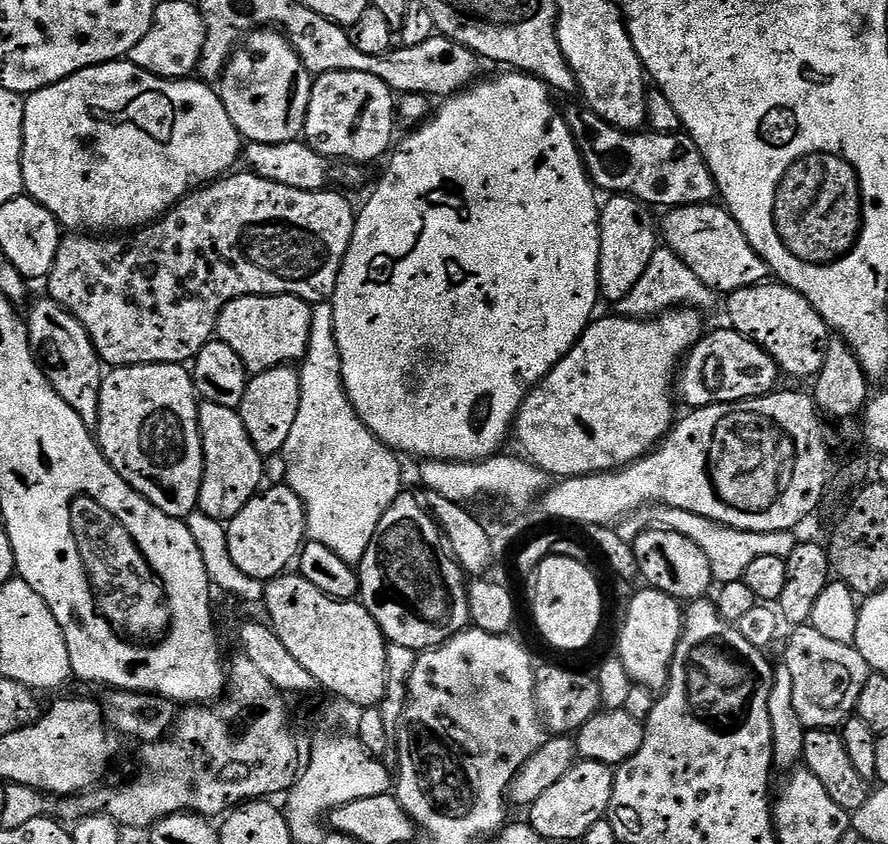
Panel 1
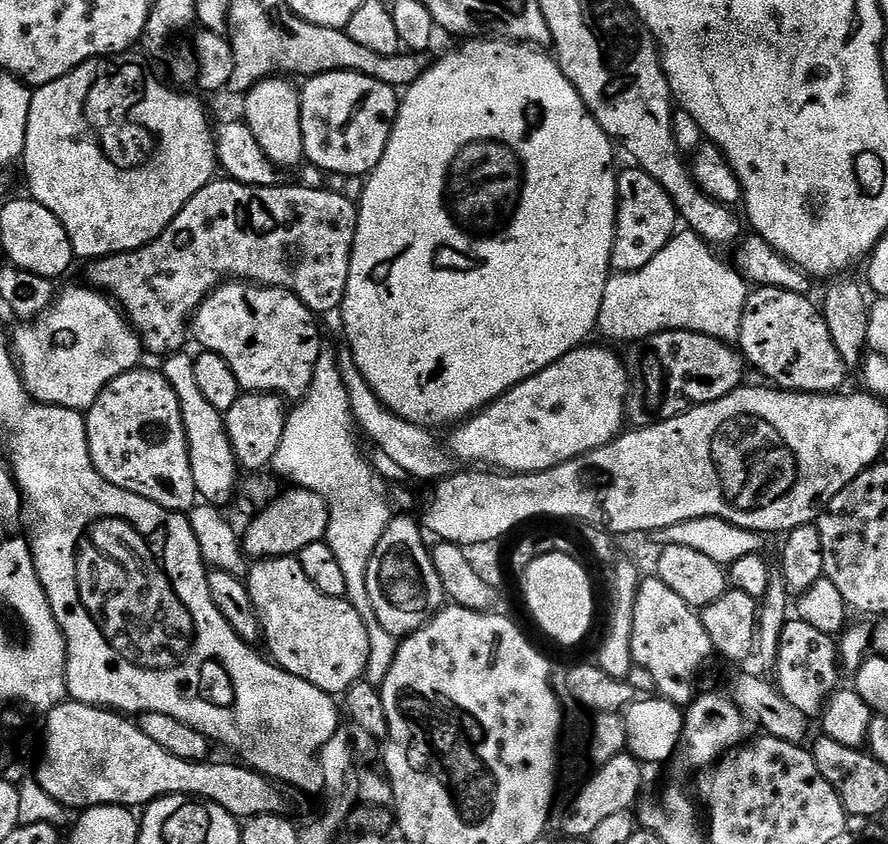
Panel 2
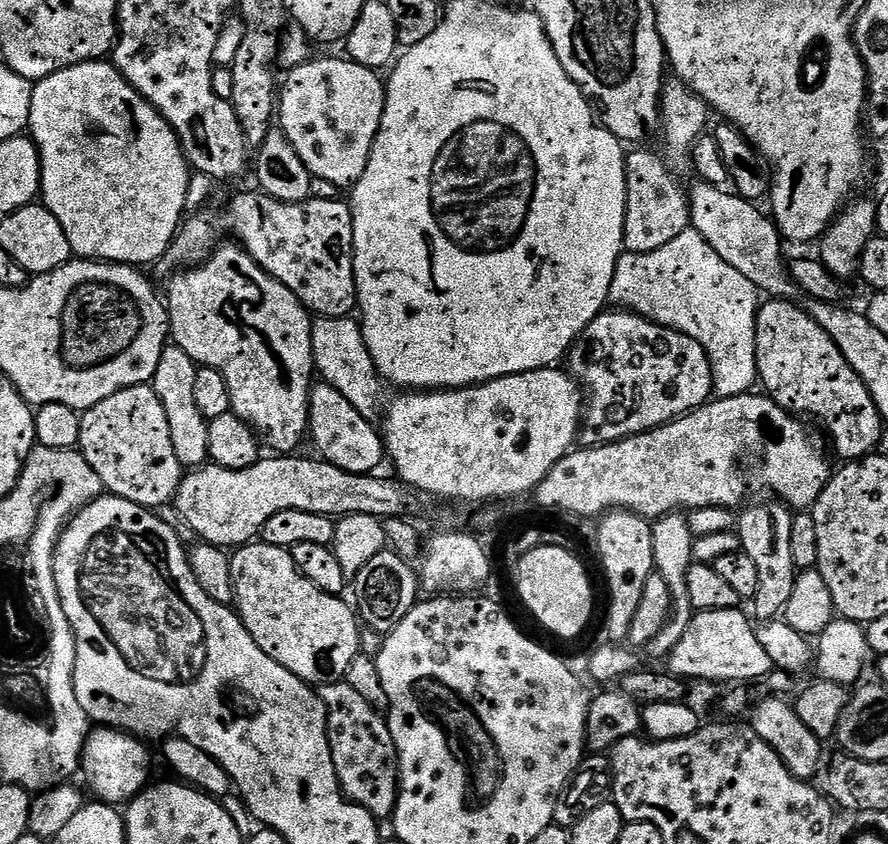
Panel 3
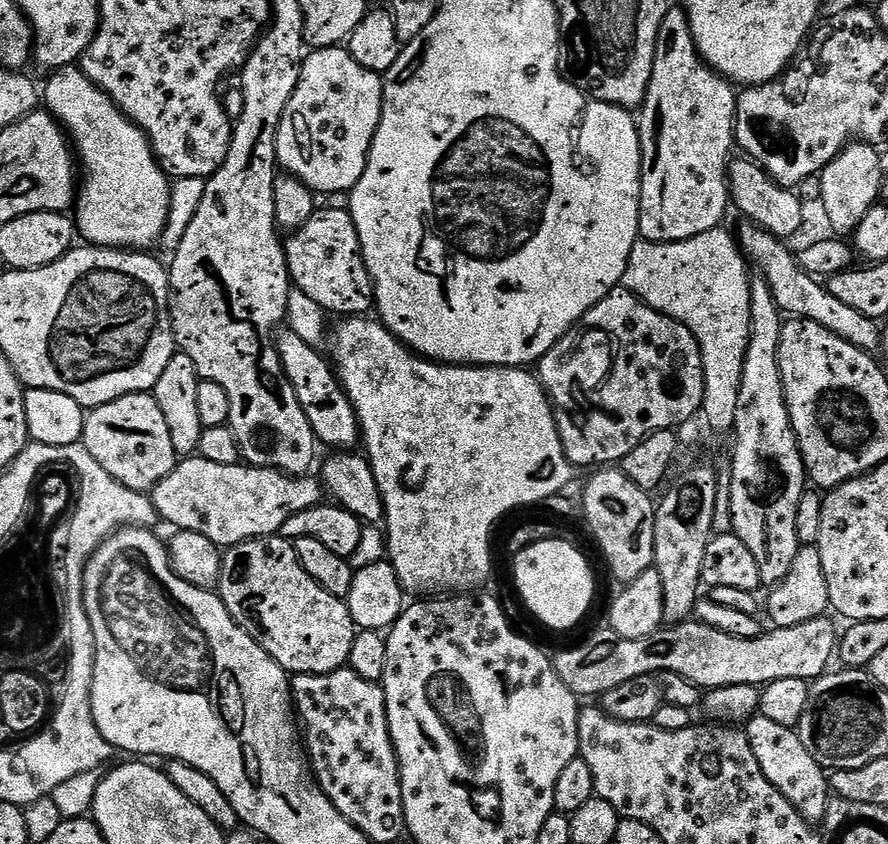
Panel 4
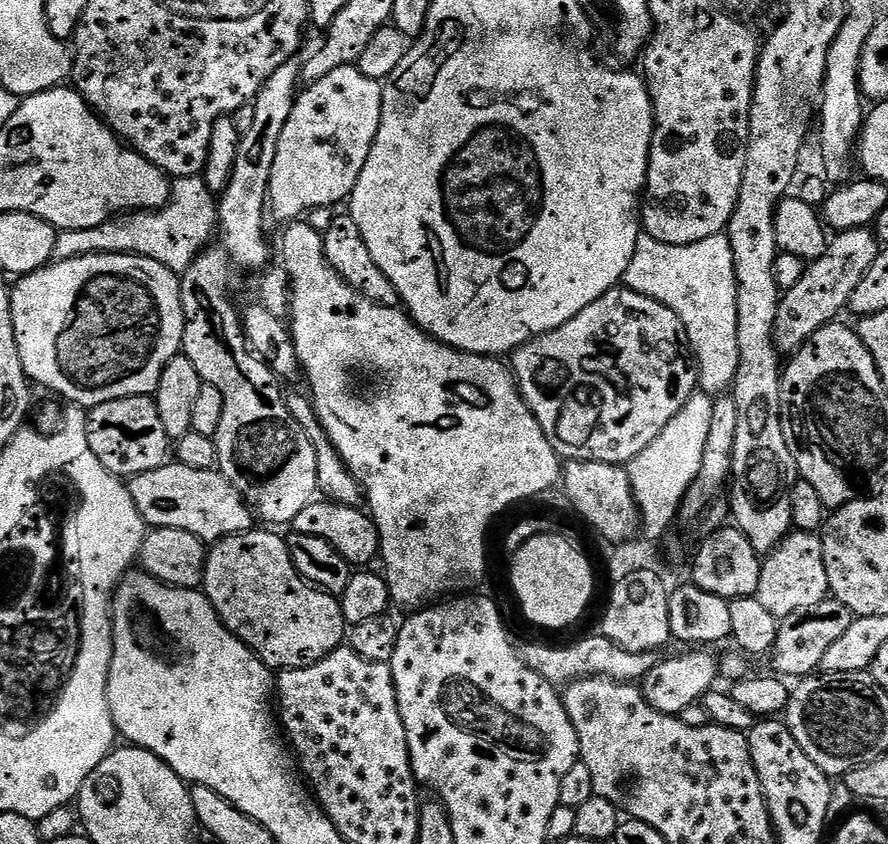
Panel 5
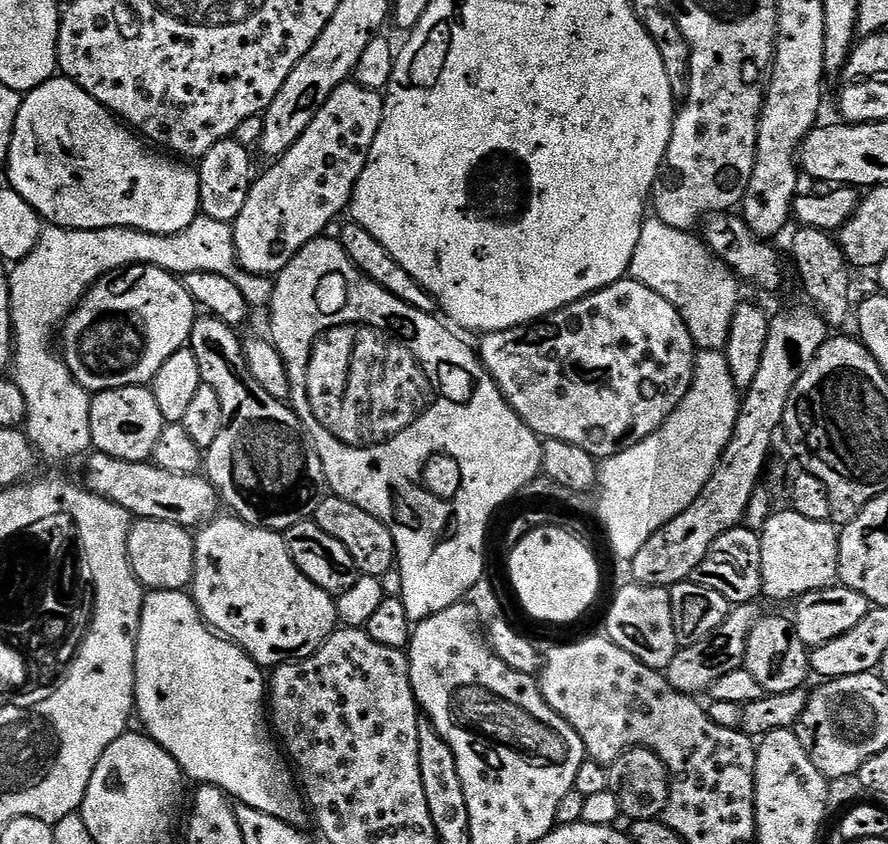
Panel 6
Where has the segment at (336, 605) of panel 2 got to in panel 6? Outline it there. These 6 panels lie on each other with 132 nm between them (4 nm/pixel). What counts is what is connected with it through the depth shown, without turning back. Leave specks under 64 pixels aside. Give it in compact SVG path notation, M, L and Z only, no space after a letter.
M227 515L203 525L194 536L196 565L190 595L196 601L204 623L231 640L265 670L275 670L281 664L313 656L338 627L336 600L298 570L281 533L256 528L235 515Z

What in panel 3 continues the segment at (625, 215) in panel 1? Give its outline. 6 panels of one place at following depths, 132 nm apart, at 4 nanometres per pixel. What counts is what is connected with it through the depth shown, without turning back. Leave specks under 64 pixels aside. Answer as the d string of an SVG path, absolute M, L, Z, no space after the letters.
M632 150L626 159L626 222L624 223L624 252L650 254L650 250L662 250L666 242L674 242L678 234L689 231L690 199L686 188L676 181L674 173L660 156L652 152Z

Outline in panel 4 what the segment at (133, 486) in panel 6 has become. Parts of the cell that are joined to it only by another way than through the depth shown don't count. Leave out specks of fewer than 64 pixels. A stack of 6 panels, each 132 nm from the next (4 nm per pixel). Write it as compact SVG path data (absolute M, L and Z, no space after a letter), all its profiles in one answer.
M196 454L181 459L150 495L156 515L163 523L165 520L181 532L203 534L227 550L243 540L277 535L286 518L321 503L326 492L321 481L312 474L288 476L273 468L254 468L243 462L218 466L218 462L206 462Z

